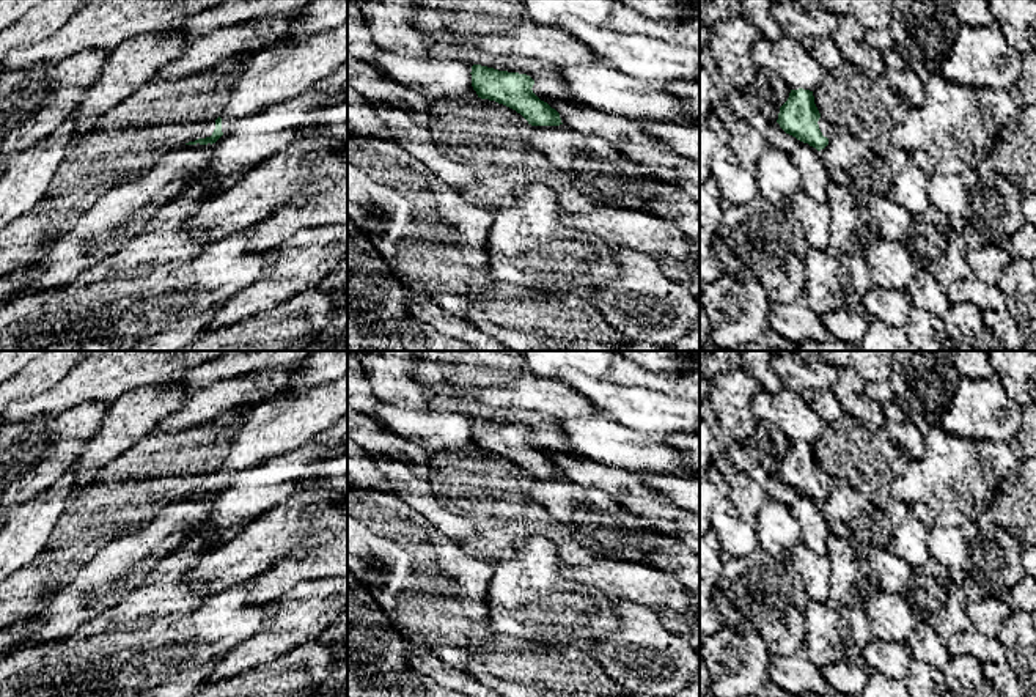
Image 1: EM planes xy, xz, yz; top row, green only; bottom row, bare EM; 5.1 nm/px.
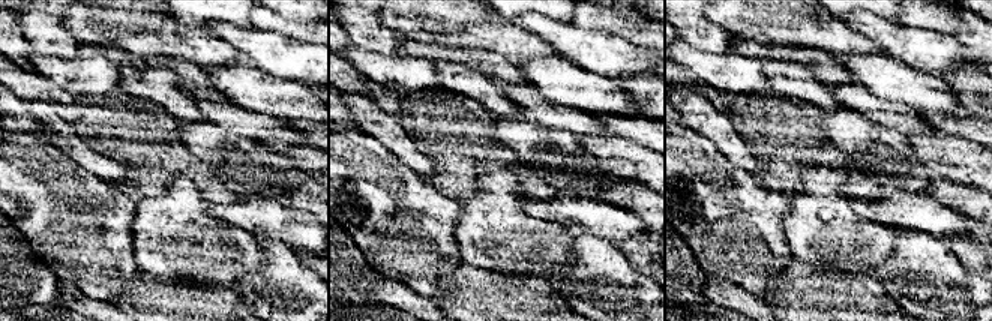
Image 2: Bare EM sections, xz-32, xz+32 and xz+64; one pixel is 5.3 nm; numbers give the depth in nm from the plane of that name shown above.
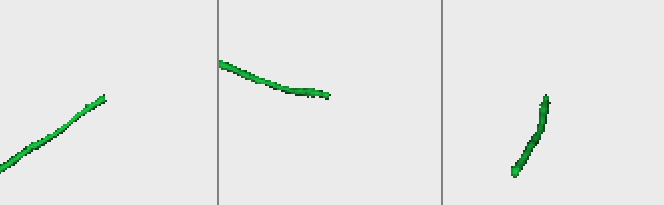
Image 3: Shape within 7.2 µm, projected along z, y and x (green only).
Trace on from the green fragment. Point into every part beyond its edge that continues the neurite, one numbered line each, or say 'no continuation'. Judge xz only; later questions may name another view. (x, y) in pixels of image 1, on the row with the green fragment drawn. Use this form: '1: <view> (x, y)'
no continuation

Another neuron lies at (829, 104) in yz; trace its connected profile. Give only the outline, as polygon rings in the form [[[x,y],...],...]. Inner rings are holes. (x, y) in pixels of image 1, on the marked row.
[[[843,61],[836,71],[825,72],[813,96],[821,116],[863,140],[893,175],[910,164],[910,154],[895,148],[888,137],[912,107],[890,87],[885,76]]]

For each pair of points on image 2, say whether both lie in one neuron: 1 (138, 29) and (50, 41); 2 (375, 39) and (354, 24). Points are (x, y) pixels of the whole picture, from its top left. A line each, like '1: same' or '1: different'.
1: different
2: same

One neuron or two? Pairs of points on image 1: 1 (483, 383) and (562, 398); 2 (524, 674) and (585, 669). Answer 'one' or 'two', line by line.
1: one
2: one

